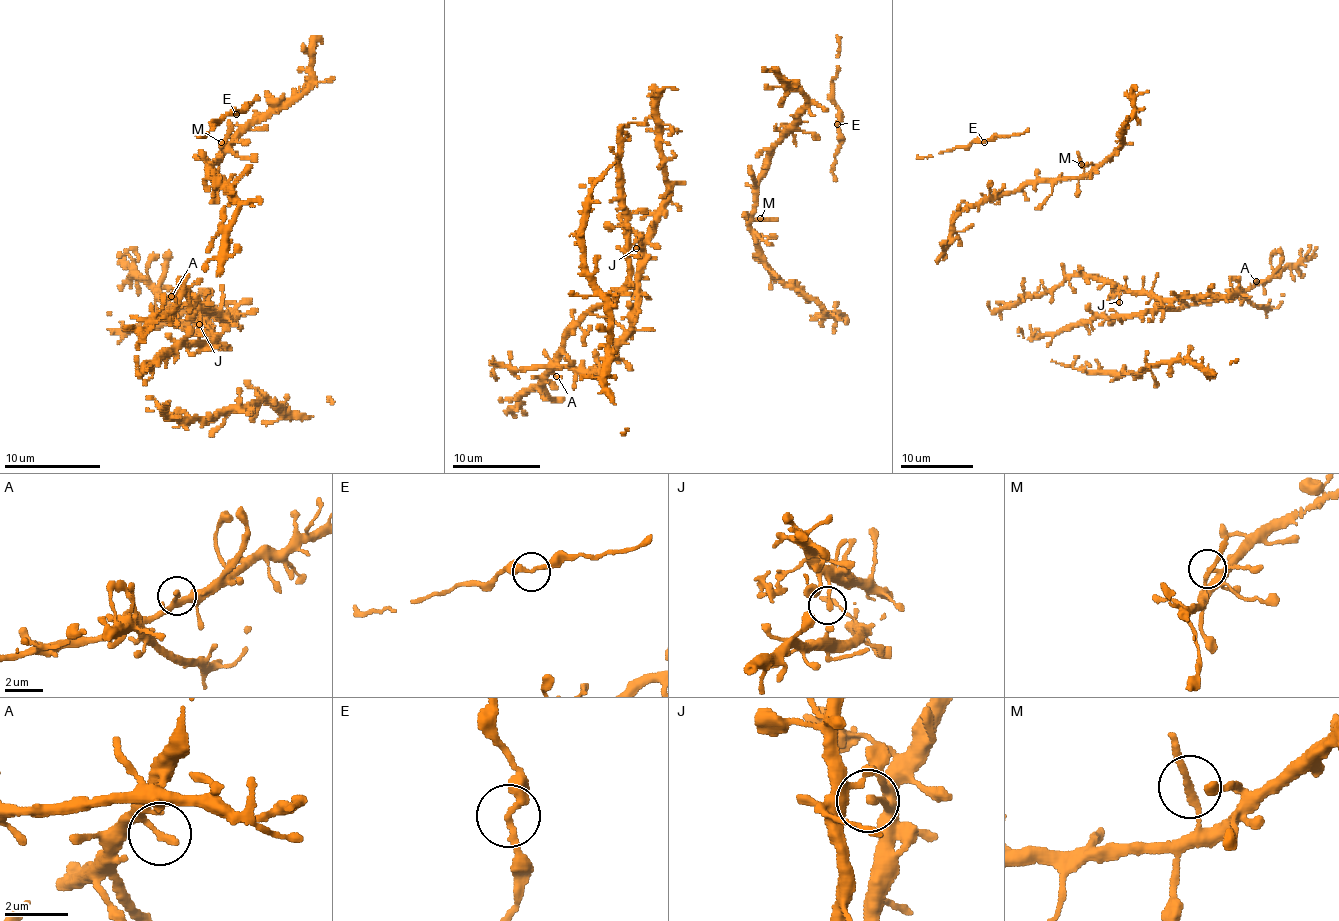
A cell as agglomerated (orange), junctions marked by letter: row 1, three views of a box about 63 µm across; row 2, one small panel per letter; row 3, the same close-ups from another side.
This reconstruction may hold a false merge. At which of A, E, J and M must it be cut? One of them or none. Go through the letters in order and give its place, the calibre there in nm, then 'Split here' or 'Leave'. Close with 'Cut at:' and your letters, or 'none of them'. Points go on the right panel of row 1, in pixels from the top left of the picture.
A: Place: (1256, 281). Thickness 200 nm. Leave
E: Place: (984, 142). Thickness 240 nm. Leave
J: Place: (1119, 302). Thickness 170 nm. Leave
M: Place: (1081, 164). Thickness 200 nm. Leave
Cut at: none of them

